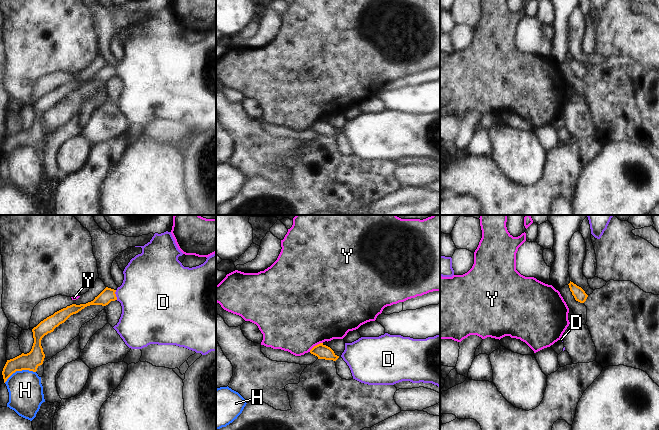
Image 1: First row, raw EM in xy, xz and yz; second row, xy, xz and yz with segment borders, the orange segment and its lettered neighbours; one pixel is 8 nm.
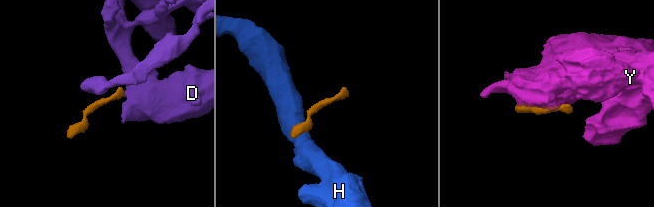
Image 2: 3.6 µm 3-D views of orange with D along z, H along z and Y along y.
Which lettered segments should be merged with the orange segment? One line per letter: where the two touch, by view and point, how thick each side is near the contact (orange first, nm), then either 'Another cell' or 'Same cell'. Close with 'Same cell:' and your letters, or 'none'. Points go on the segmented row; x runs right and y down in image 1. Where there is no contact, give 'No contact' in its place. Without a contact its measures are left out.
D: Touches orange at xy (115, 295). Thickness 110 nm (orange) against 440 nm. Same cell
H: Touches orange at xy (19, 370). Thickness 140 nm (orange) against 280 nm. Another cell
Y: Touches orange at xz (316, 345). Thickness 110 nm (orange) against 500 nm. Another cell
Same cell: D.

